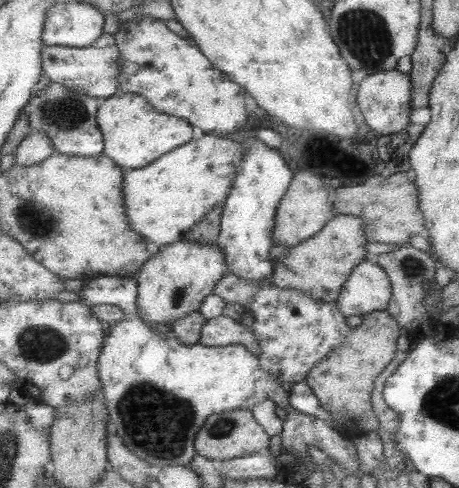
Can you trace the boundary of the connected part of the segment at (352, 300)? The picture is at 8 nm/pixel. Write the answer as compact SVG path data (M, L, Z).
M373 258L361 262L347 280L337 301L345 316L364 317L385 311L392 300L392 281Z

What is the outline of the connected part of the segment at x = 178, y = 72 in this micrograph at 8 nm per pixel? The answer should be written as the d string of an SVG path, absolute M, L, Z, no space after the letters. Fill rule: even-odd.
M145 15L143 18L128 20L120 24L118 31L115 34L117 40L117 46L121 50L121 86L120 92L123 93L137 93L144 96L159 112L167 112L171 116L179 116L185 120L188 120L192 126L199 127L204 134L215 134L215 135L225 135L230 132L237 132L239 128L243 128L247 124L247 116L251 112L247 111L247 98L245 98L246 90L237 84L237 81L234 81L228 76L226 72L223 72L221 69L218 69L212 61L209 60L208 56L205 56L205 53L200 49L195 41L190 39L185 39L184 37L178 36L173 29L169 28L169 25L166 21L161 19L156 19L153 16Z

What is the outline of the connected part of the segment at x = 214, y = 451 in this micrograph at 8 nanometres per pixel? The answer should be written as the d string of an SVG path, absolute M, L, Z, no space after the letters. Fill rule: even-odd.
M237 409L221 414L212 414L197 434L196 449L199 455L209 457L211 460L225 461L268 449L269 442L271 442L271 436L253 418L253 412L247 409Z

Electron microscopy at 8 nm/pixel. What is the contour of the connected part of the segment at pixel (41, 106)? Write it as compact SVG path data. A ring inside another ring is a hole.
M50 82L43 92L35 91L23 113L27 113L32 130L43 131L53 141L55 153L63 155L94 157L104 153L104 132L98 123L98 110L101 101L71 89L59 82Z

